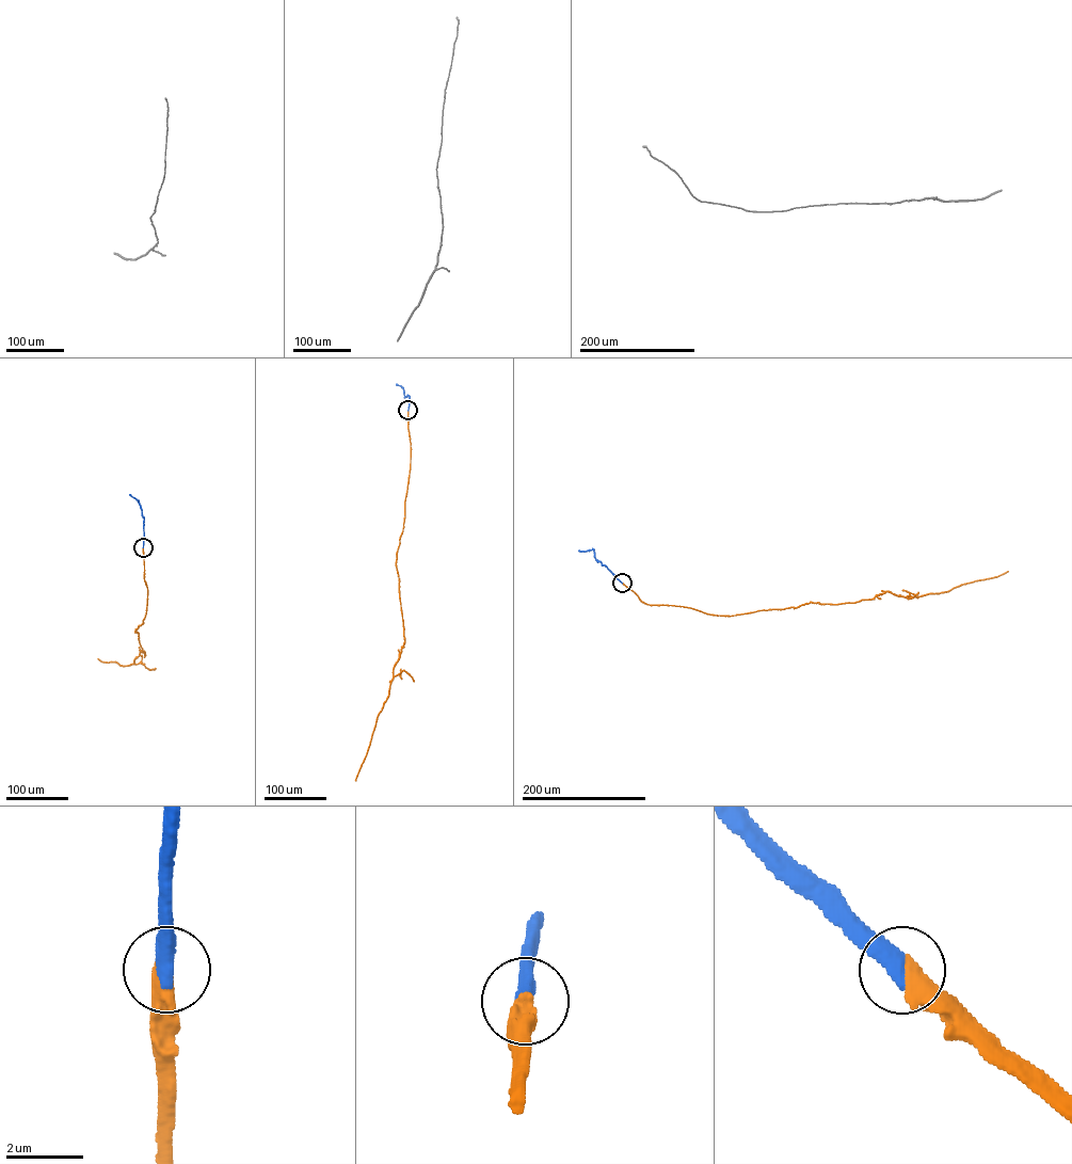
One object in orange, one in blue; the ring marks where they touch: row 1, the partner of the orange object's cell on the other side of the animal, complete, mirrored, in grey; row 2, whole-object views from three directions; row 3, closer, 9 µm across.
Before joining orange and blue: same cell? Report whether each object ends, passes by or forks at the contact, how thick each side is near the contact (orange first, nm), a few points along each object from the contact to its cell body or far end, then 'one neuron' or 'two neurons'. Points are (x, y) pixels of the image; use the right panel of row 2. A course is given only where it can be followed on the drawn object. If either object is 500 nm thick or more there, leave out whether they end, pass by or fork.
550 nm thick on the orange side, 500 nm on the other; orange runs (622, 583), (646, 604), (730, 616), (811, 602), (854, 603), (886, 591), (920, 596), (1008, 571); blue runs (622, 583), (595, 559), (593, 549), (578, 551); one neuron

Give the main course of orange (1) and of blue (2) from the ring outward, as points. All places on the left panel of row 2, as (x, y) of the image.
1: (143, 547), (147, 603), (143, 623), (134, 632), (145, 654), (140, 650), (134, 664), (125, 666), (98, 658)
2: (143, 547), (144, 517), (138, 500), (129, 494)

